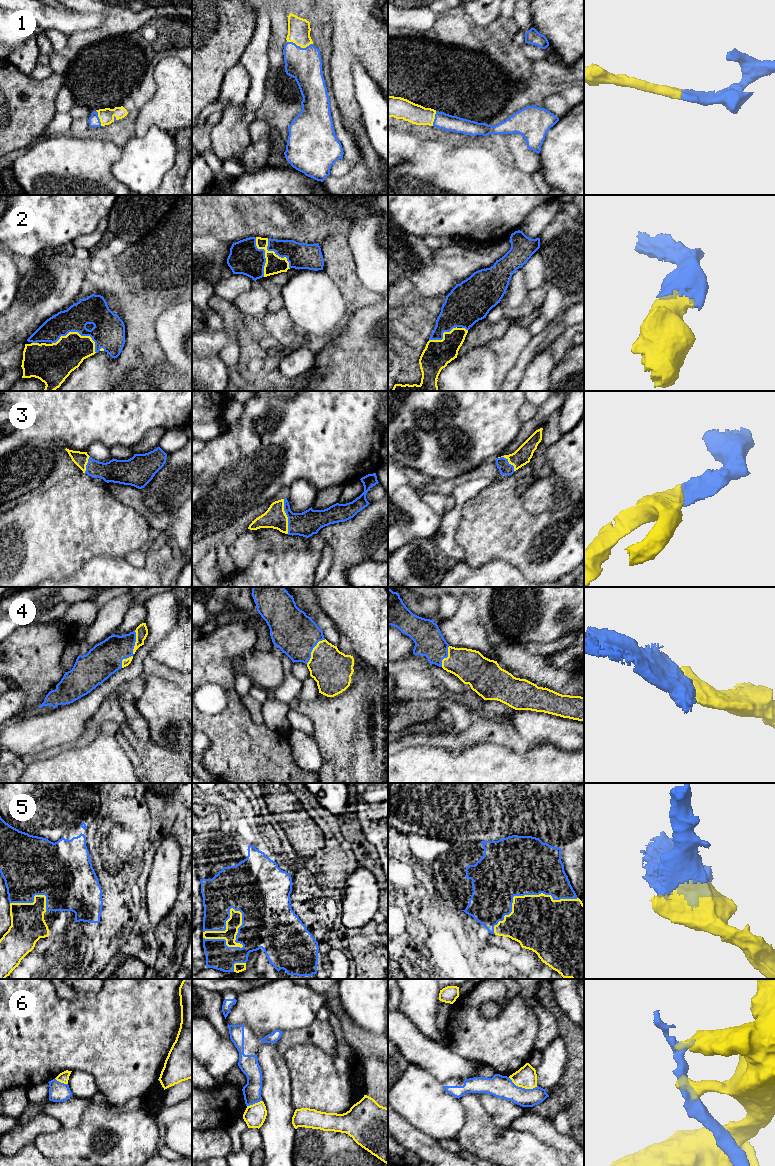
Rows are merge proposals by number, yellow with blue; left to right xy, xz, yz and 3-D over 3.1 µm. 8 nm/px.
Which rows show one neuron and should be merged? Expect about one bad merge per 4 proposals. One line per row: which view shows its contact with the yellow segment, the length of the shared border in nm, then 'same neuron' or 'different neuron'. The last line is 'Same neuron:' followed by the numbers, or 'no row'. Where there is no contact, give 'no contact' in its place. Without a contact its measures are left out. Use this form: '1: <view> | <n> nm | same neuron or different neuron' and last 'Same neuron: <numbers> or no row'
1: xz | 200 nm | same neuron
2: xz | 380 nm | same neuron
3: xz | 280 nm | same neuron
4: xy | 320 nm | same neuron
5: xz | 380 nm | same neuron
6: yz | 260 nm | different neuron
Same neuron: 1, 2, 3, 4, 5

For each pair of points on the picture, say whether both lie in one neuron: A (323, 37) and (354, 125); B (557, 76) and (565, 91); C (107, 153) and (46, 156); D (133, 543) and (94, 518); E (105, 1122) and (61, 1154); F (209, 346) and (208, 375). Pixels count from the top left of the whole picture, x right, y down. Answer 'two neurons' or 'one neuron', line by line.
A: two neurons
B: two neurons
C: one neuron
D: one neuron
E: one neuron
F: two neurons

